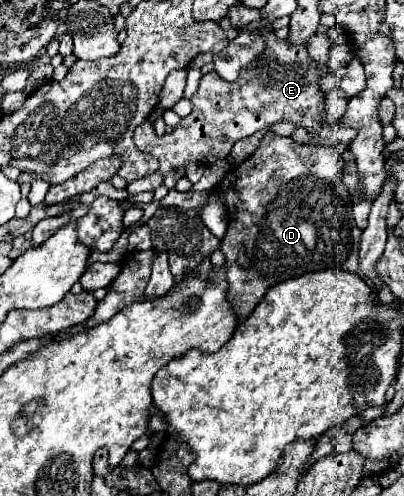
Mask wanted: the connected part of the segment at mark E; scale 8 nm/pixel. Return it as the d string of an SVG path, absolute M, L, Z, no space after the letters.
M272 29L262 31L262 37L266 43L262 55L250 67L244 67L236 81L228 83L216 71L202 77L198 91L192 95L192 113L184 117L172 133L158 137L148 119L134 131L136 147L160 161L164 187L174 189L176 181L184 177L188 163L208 167L218 159L226 159L236 141L256 131L270 129L278 121L292 121L294 127L304 127L312 135L308 145L340 147L342 153L348 149L354 131L342 127L342 123L324 123L326 95L320 89L320 65L310 59L308 49L290 47L290 43L278 39Z

